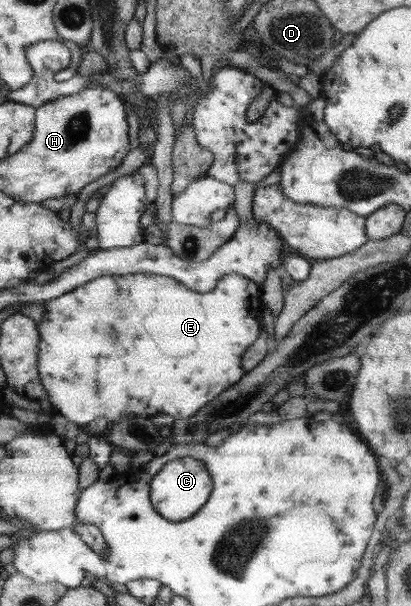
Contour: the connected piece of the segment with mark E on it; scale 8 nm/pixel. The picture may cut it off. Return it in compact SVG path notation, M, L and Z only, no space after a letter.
M127 273L116 276L102 276L88 281L84 285L75 287L63 293L60 297L45 301L43 319L37 322L40 341L38 342L38 373L40 381L48 394L48 402L53 410L60 413L77 424L84 427L87 423L105 417L110 425L120 422L123 415L130 417L151 418L157 413L166 413L174 419L186 419L194 415L200 407L212 401L238 383L244 377L245 369L242 369L241 359L243 353L254 343L259 336L259 323L262 321L264 304L261 302L260 285L246 279L243 275L223 275L212 291L206 293L192 292L181 281L168 276L159 276L152 273Z

